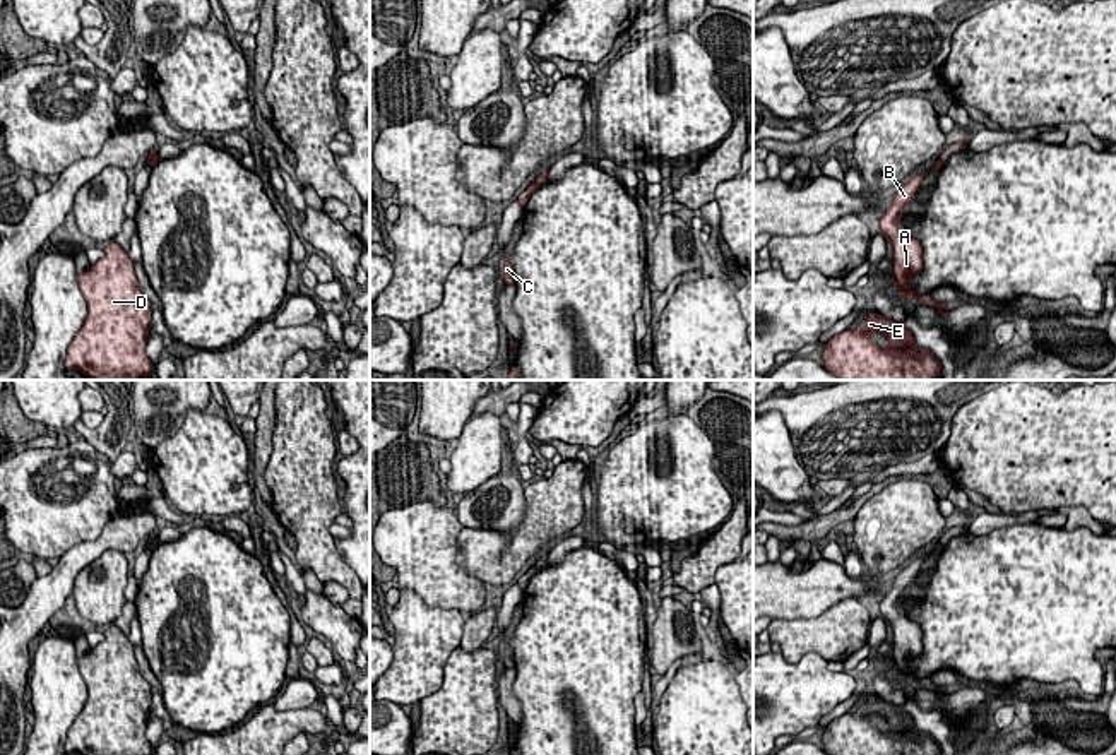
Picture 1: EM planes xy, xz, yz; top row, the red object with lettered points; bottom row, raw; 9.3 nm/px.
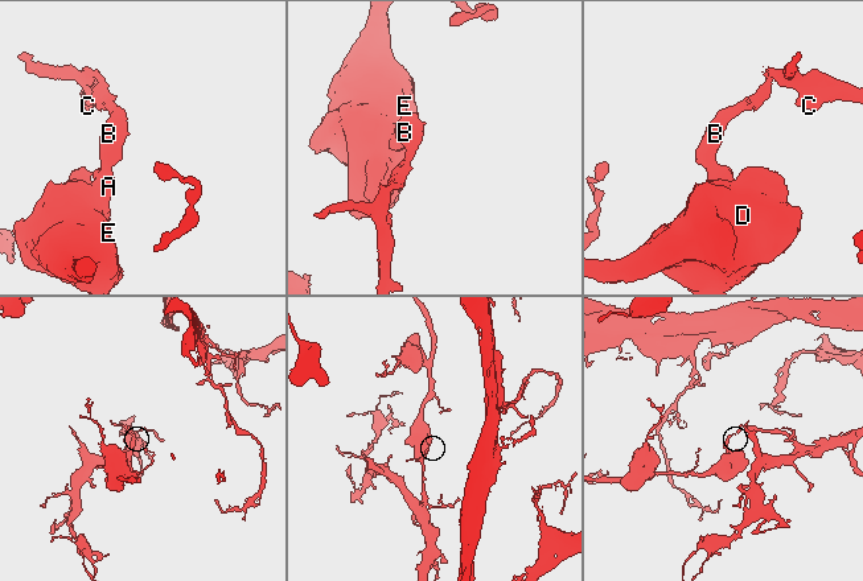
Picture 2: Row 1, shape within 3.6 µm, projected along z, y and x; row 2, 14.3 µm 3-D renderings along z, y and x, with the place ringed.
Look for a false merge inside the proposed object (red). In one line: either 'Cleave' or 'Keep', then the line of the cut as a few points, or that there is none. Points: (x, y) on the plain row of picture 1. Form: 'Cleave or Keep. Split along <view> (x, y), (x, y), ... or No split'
Cleave. Split along yz (938, 543), (942, 548)

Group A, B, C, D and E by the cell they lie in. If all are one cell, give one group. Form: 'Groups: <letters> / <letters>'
Groups: A B D E / C

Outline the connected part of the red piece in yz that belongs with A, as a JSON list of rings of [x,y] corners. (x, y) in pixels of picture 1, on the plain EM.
[[[912,558],[895,575],[888,594],[882,596],[880,616],[893,628],[893,661],[892,669],[900,673],[905,681],[917,681],[923,688],[935,690],[940,699],[950,695],[950,688],[935,685],[929,678],[917,678],[909,671],[909,666],[923,654],[923,630],[919,623],[909,621],[904,616],[900,601],[907,587],[916,579],[926,558]]]

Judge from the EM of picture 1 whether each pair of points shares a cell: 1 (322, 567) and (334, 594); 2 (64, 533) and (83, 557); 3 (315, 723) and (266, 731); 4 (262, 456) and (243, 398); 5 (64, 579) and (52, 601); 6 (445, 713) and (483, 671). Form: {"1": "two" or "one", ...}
{"1": "two", "2": "two", "3": "one", "4": "two", "5": "one", "6": "one"}

